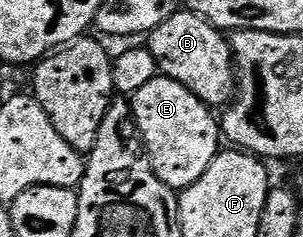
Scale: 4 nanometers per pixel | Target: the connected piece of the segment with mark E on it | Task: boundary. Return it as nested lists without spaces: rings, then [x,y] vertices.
[[[157,75],[146,83],[137,93],[131,95],[130,100],[132,118],[136,120],[140,138],[144,140],[144,148],[148,158],[152,160],[152,172],[158,180],[177,191],[189,189],[194,183],[198,183],[198,179],[206,175],[210,163],[222,149],[222,130],[218,124],[217,114],[212,114],[215,112],[202,99],[198,99],[194,91],[163,75]]]

